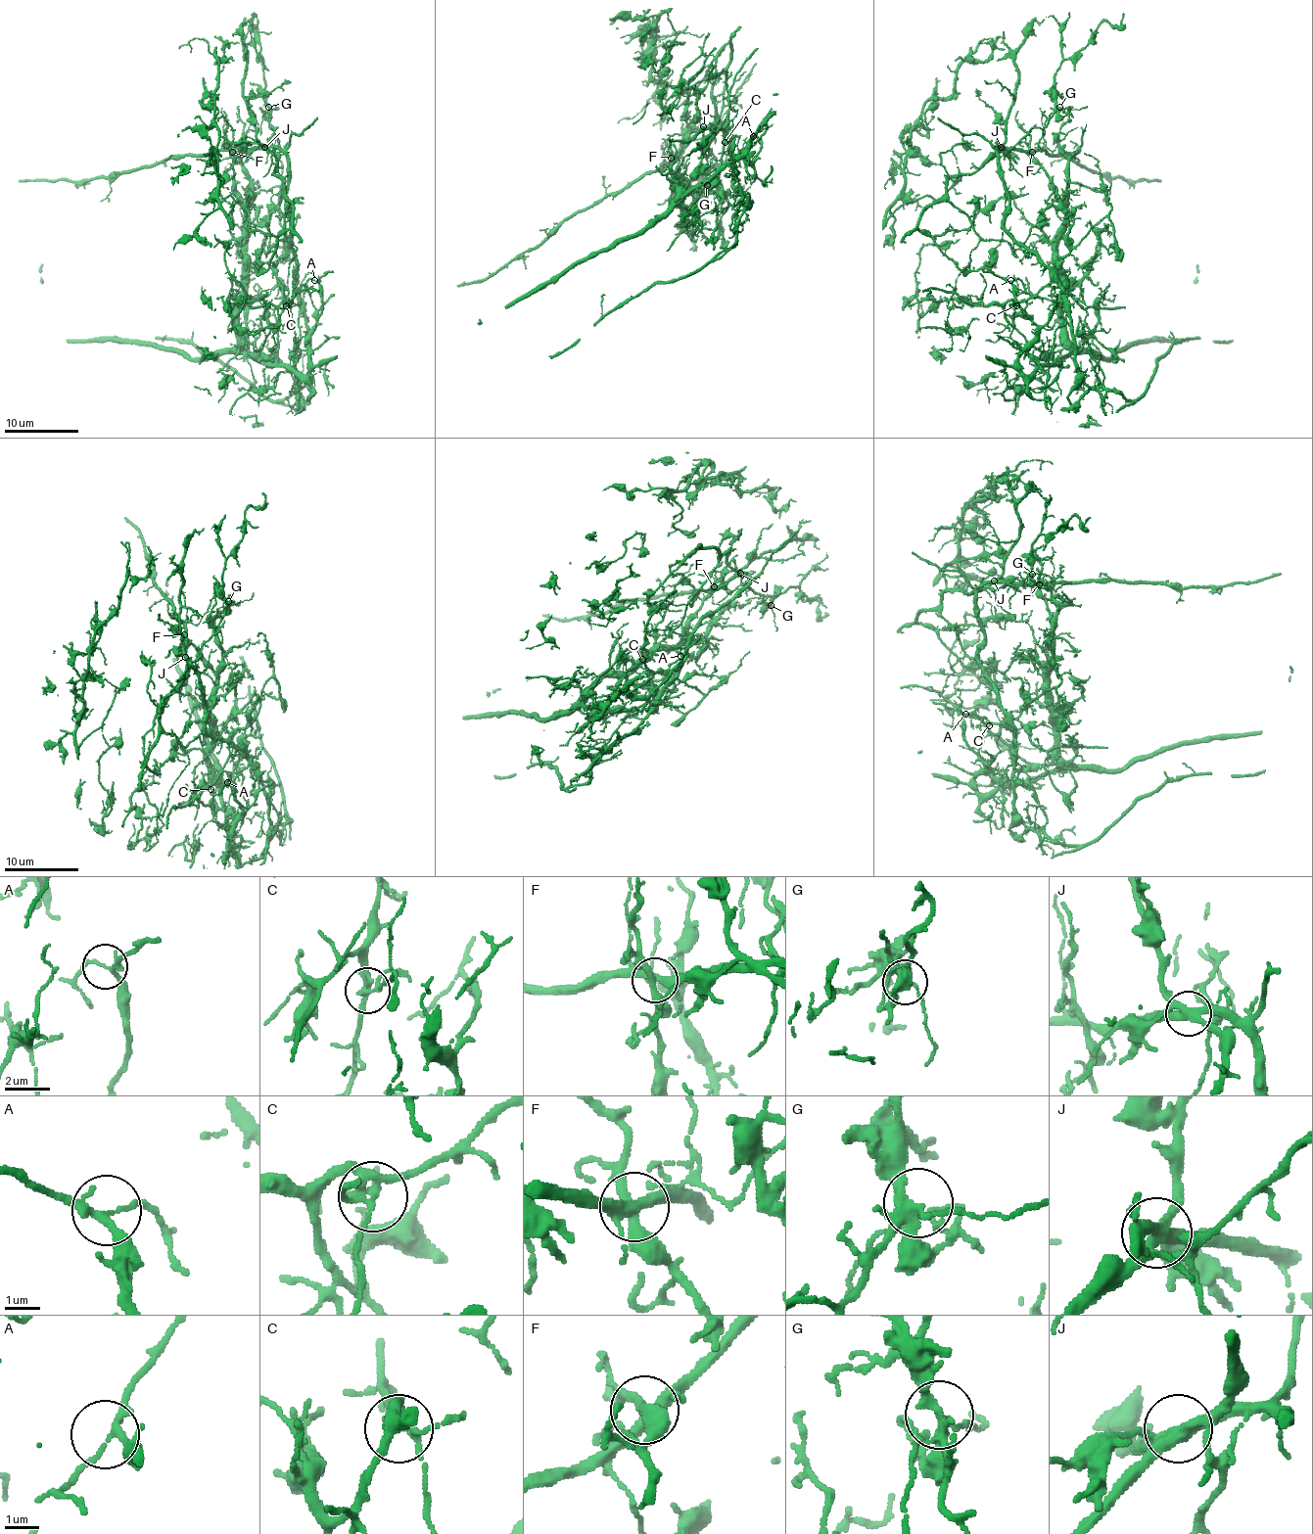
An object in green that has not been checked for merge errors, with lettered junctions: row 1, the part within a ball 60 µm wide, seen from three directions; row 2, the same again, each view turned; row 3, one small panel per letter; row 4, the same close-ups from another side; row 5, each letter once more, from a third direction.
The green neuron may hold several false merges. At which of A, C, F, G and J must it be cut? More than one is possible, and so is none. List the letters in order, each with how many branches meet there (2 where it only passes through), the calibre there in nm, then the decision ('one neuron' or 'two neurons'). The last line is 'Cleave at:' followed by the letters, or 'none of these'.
A: 4 branches meet; 180 nm thick; one neuron
C: 4 branches meet; 200 nm thick; two neurons
F: 5 branches meet; 360 nm thick; two neurons
G: 6 branches meet; 240 nm thick; one neuron
J: 6 branches meet; 360 nm thick; two neurons
Cleave at: C, F, J

